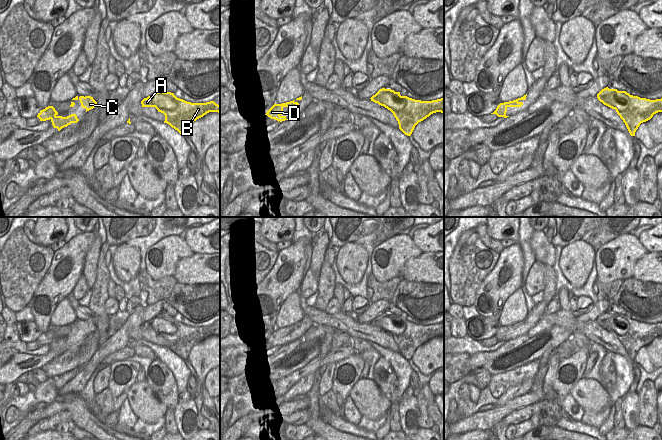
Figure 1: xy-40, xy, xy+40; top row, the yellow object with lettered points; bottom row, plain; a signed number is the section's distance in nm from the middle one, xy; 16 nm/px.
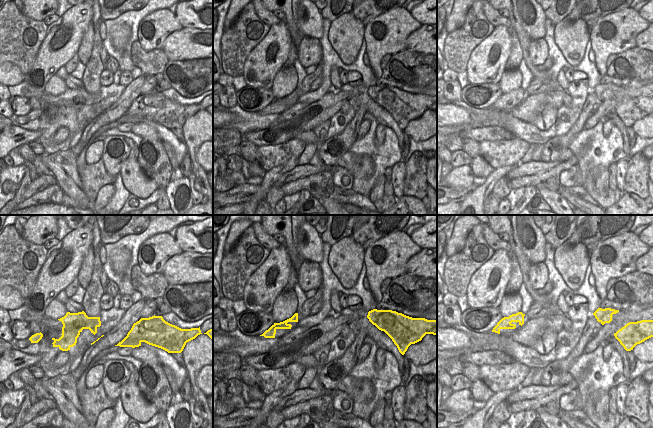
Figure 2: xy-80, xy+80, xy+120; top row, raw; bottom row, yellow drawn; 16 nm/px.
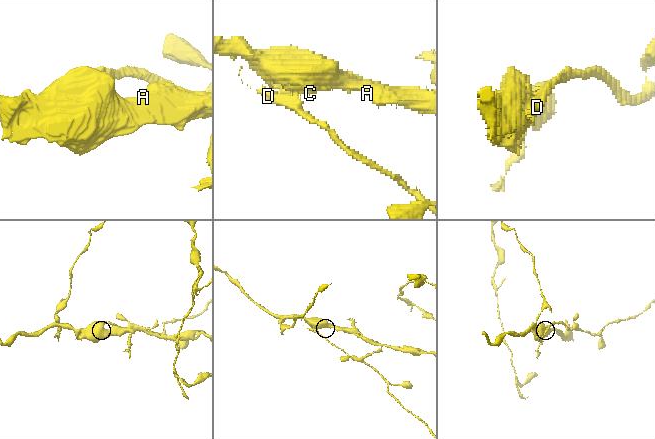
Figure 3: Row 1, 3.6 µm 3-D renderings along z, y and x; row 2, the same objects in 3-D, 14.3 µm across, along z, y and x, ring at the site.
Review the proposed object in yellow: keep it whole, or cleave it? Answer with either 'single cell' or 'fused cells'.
fused cells

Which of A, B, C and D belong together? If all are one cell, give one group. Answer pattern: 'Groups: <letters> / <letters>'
Groups: A B C / D.

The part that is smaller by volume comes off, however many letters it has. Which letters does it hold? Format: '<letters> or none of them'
D

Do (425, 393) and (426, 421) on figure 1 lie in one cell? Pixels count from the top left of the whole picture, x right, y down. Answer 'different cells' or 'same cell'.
same cell

